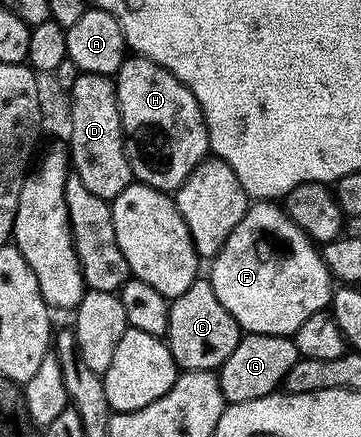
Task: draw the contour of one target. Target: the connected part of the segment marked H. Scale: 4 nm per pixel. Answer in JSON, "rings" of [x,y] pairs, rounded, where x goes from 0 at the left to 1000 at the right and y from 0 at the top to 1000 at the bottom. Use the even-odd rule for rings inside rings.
{"rings":[[[402,133],[341,135],[321,165],[321,208],[327,259],[338,272],[349,325],[349,355],[360,368],[368,410],[385,421],[440,430],[446,439],[463,444],[490,442],[504,423],[510,398],[524,396],[540,380],[557,378],[582,348],[582,304],[571,291],[560,247],[548,240],[548,227],[457,151],[424,146]]]}

